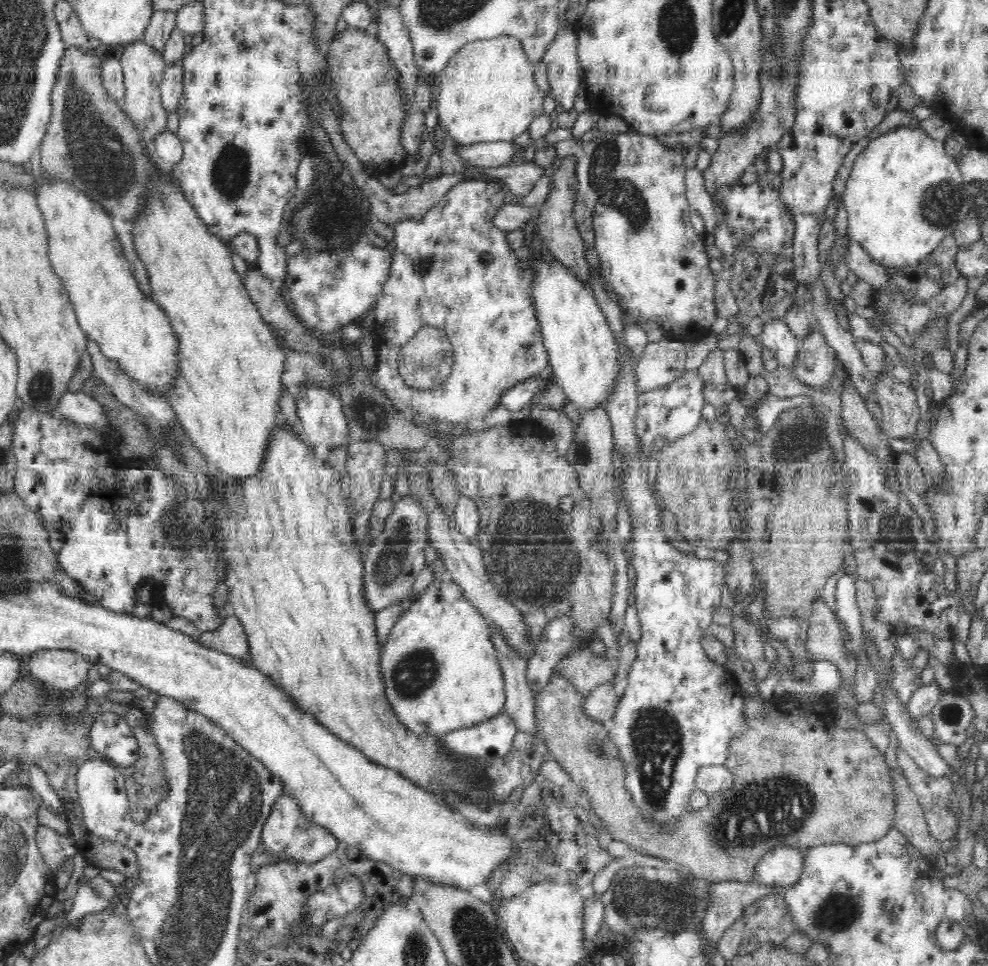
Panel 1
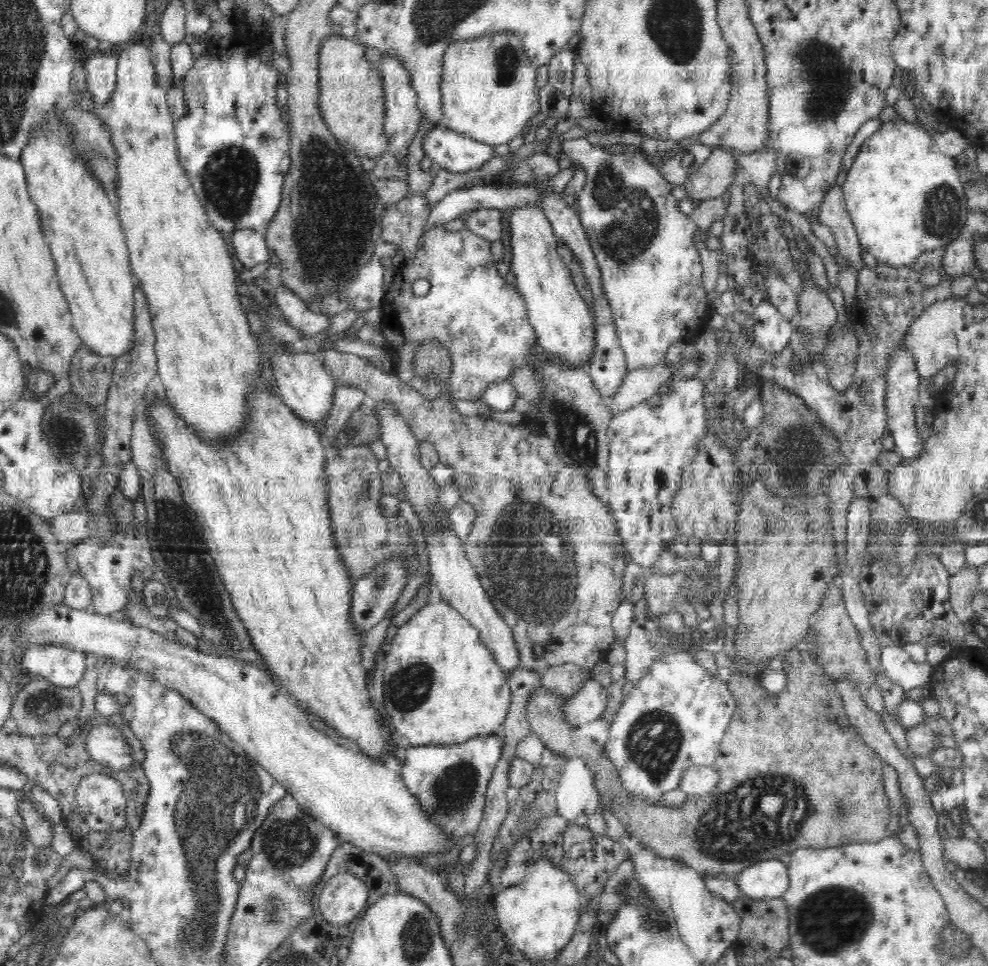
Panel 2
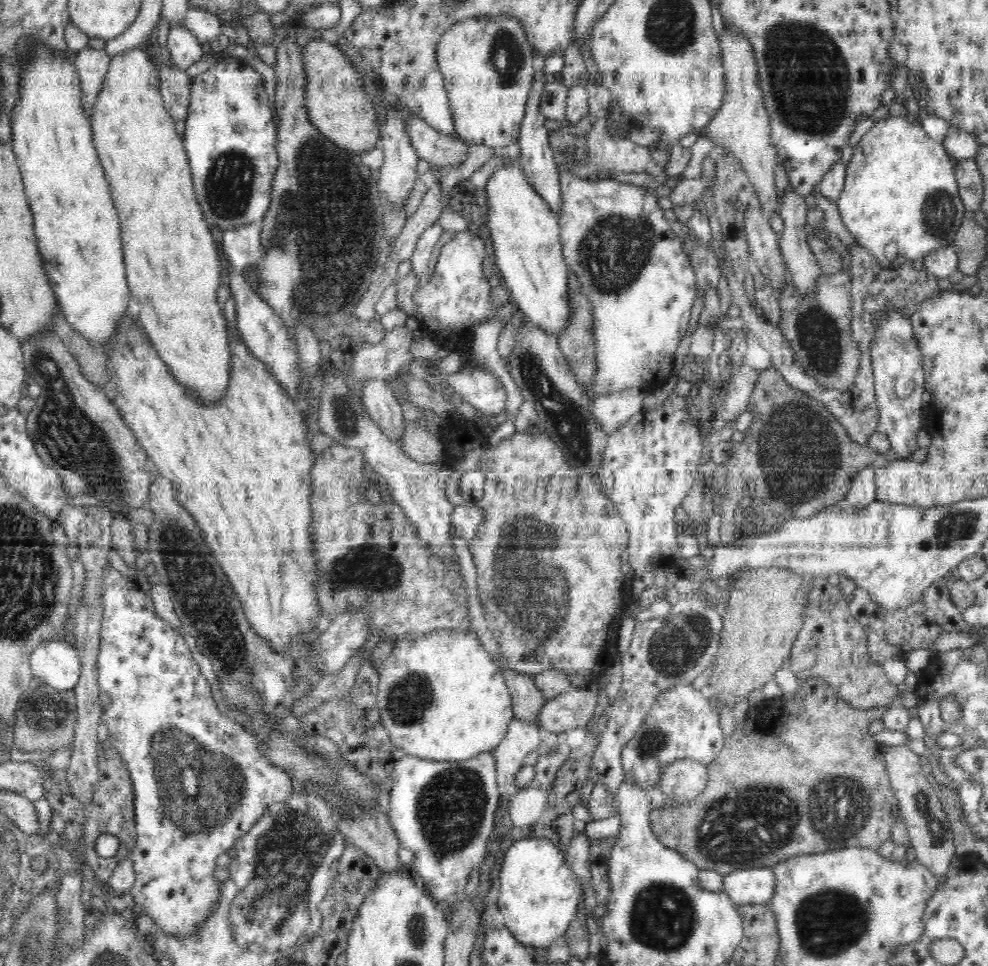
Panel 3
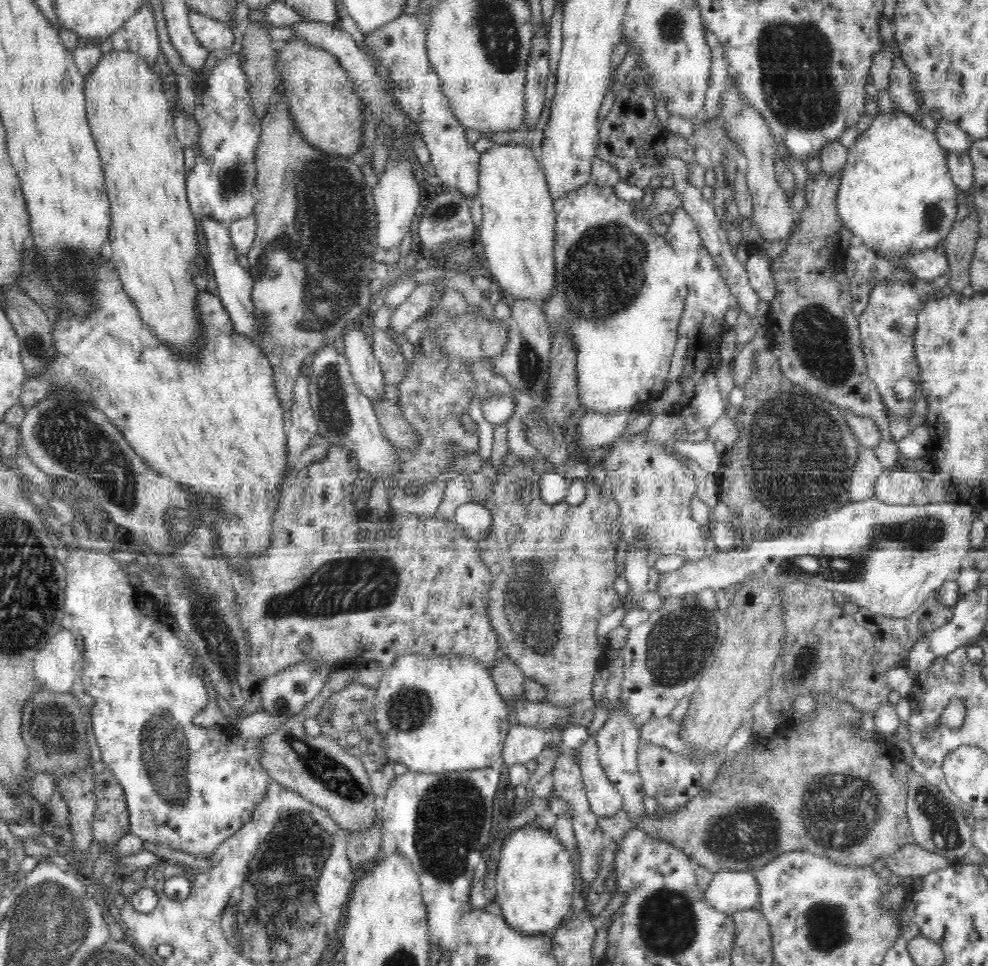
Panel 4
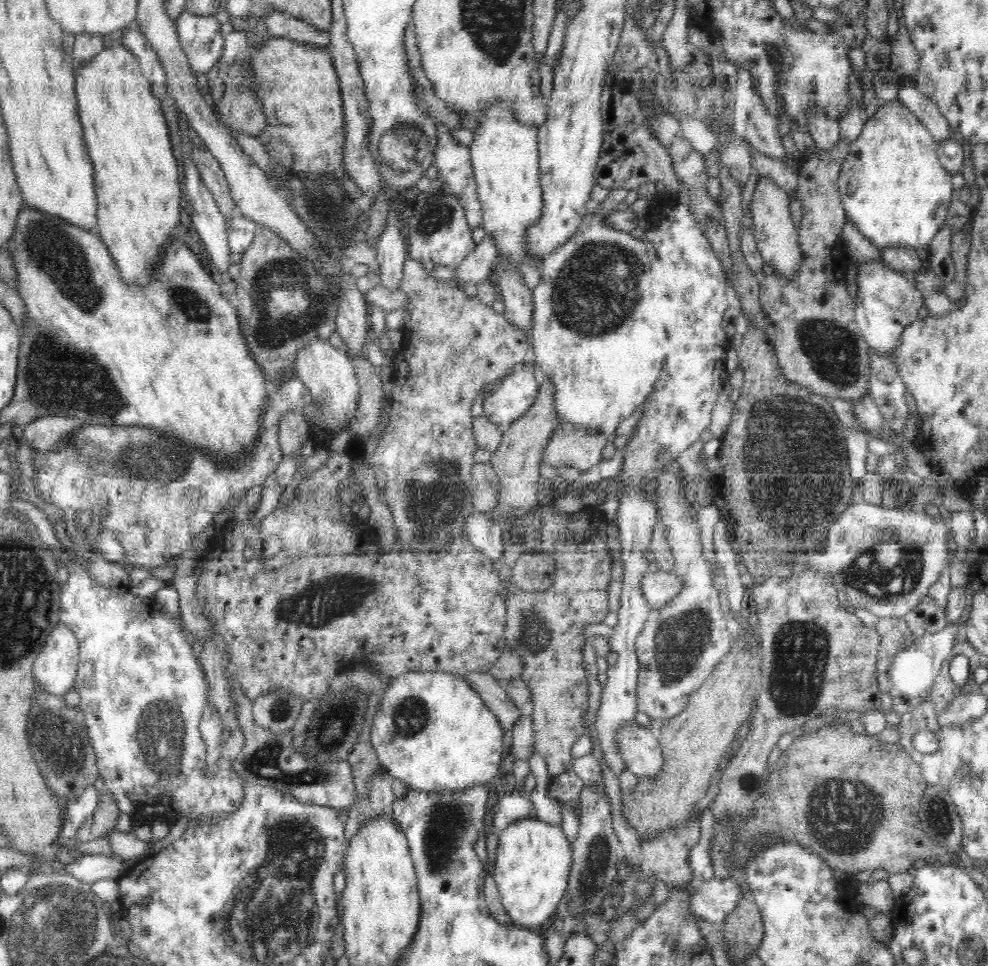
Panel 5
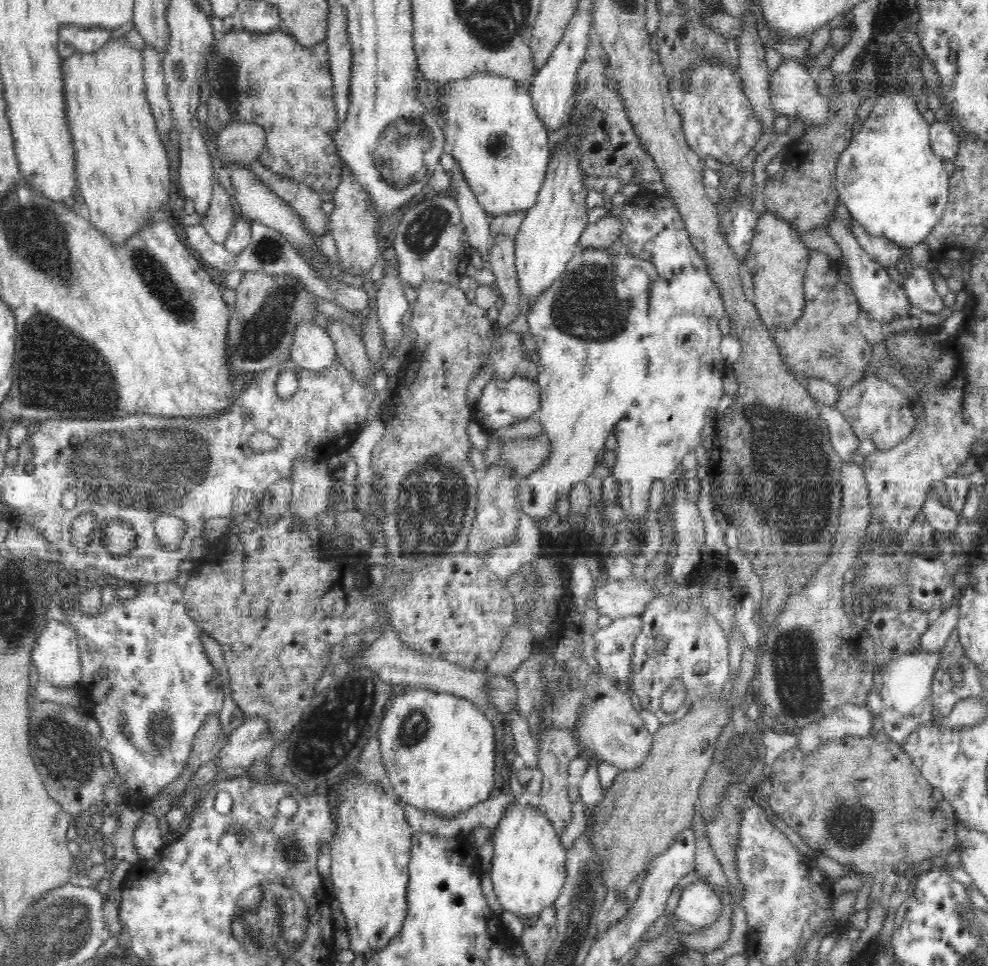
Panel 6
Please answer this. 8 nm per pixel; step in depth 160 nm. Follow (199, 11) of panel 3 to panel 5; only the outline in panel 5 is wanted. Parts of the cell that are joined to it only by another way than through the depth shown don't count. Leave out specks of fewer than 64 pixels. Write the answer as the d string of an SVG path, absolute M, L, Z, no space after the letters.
M186 10L175 20L182 51L190 64L192 75L208 73L223 54L223 31L227 28L215 15L200 16Z

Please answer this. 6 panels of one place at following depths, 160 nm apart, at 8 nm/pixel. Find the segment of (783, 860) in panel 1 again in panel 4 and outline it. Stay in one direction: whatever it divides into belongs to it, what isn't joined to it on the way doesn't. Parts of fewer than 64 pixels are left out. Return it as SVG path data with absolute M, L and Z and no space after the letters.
M753 871L716 873L707 885L703 885L703 889L707 905L730 916L758 906L759 886Z

